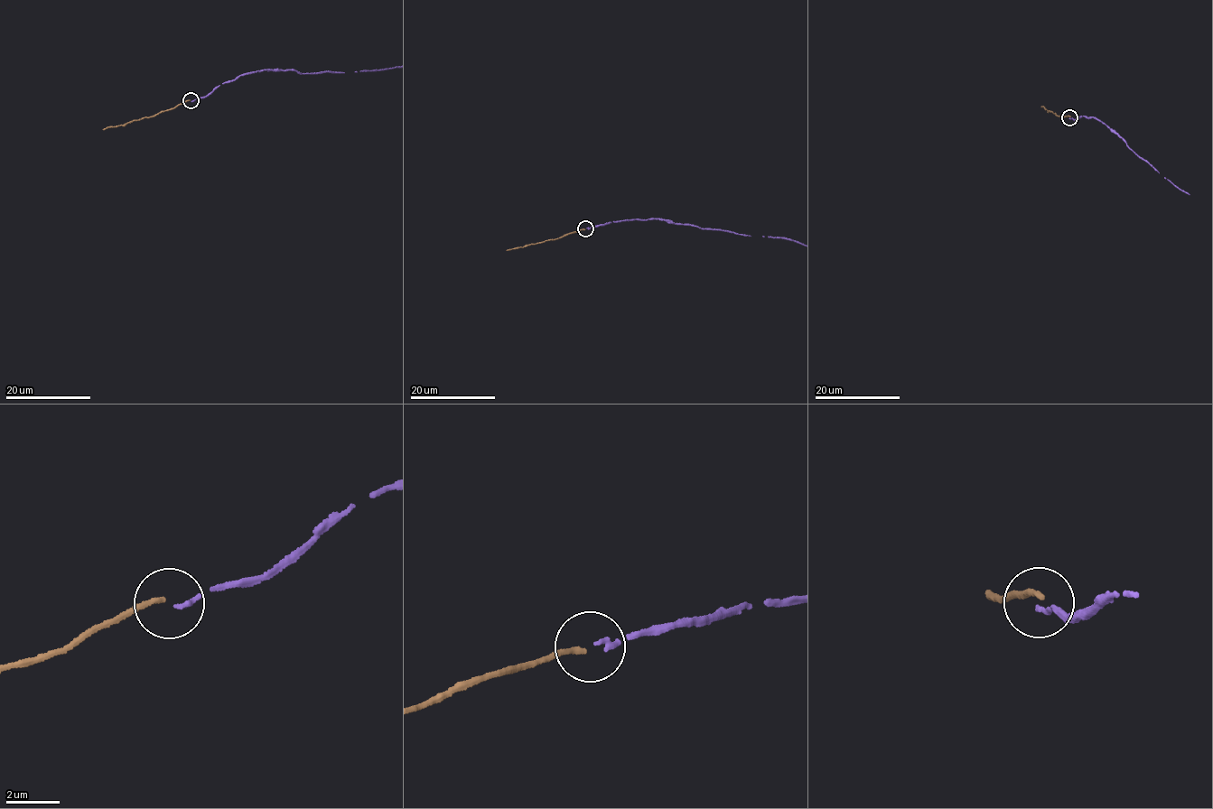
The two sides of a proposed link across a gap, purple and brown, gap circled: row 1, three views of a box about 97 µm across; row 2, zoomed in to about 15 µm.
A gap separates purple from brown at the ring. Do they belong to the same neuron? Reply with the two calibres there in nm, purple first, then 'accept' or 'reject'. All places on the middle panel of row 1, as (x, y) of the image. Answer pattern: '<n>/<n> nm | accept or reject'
160/170 nm | reject

